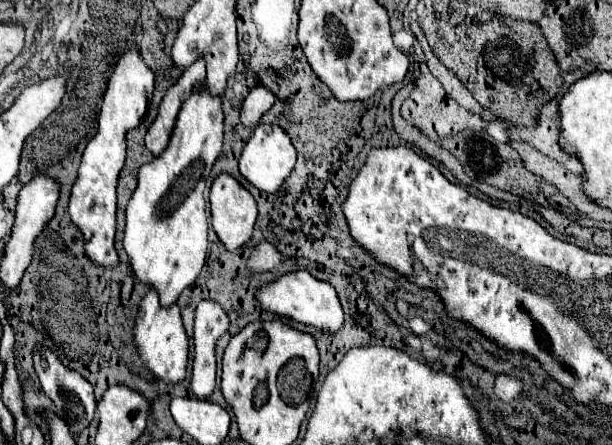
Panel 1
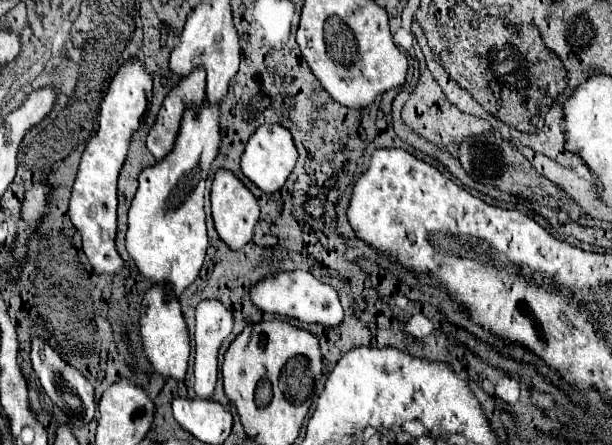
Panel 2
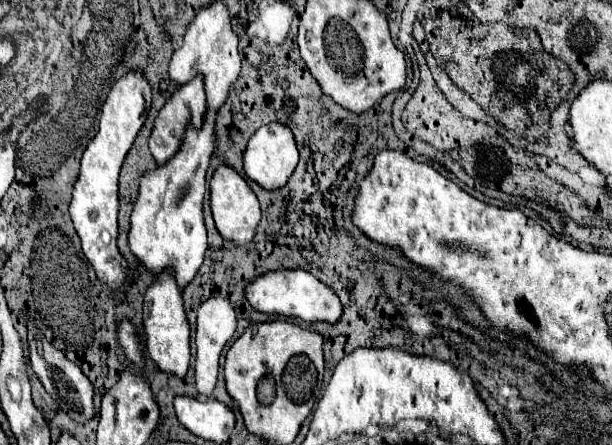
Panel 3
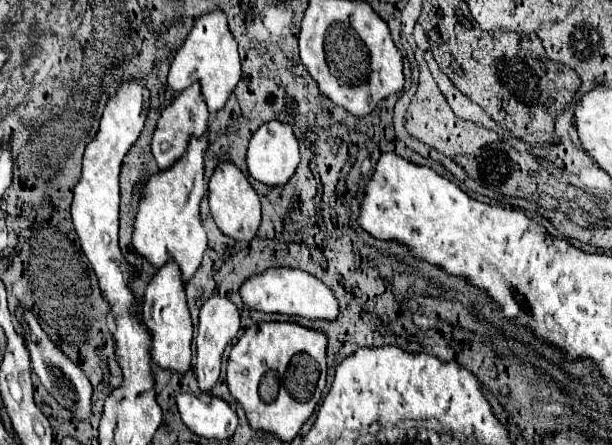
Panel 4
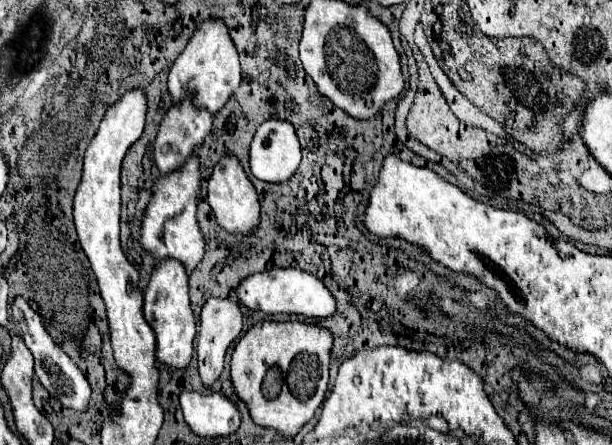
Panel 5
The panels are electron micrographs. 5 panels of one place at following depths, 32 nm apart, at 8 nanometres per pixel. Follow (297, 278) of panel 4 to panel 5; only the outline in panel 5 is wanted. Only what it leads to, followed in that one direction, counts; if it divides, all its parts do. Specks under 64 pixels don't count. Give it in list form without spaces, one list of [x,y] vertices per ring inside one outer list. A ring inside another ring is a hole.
[[[270,268],[260,274],[252,274],[244,278],[236,288],[240,304],[244,304],[250,310],[260,310],[266,314],[304,314],[304,316],[316,316],[326,318],[336,312],[336,302],[328,288],[312,274],[306,274],[302,270],[292,268]]]

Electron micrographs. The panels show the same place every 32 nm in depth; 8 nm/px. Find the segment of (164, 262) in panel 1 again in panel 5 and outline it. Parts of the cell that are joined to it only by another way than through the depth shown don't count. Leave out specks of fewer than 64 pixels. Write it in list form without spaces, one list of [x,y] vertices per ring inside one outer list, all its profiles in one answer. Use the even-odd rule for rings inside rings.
[[[198,152],[184,164],[184,170],[172,172],[172,176],[160,178],[152,188],[152,198],[146,206],[146,216],[142,220],[140,244],[146,248],[156,262],[164,258],[178,258],[188,272],[196,268],[204,254],[204,238],[196,222],[196,196],[200,192],[200,170],[198,170]]]

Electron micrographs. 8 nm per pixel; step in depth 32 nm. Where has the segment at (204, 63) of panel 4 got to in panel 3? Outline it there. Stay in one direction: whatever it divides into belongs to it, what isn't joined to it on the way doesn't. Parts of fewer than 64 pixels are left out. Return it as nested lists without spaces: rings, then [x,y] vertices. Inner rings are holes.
[[[214,2],[212,6],[200,10],[188,26],[188,32],[182,40],[182,46],[176,48],[170,62],[170,82],[180,88],[192,82],[192,76],[204,76],[204,92],[210,110],[220,110],[226,102],[228,92],[240,76],[240,54],[238,54],[238,38],[230,28],[230,18],[224,2]]]

